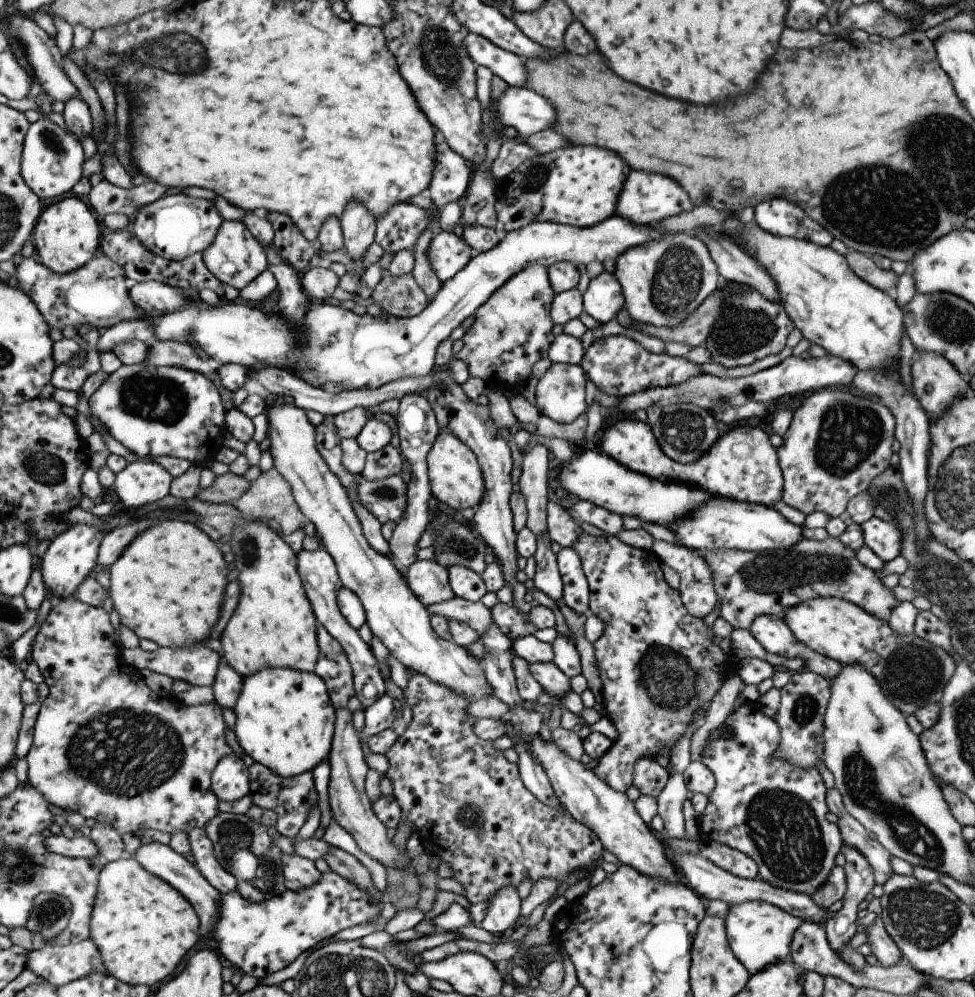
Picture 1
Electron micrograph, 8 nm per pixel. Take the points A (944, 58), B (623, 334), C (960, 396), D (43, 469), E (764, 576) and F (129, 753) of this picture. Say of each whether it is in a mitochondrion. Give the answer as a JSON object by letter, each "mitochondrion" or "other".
{"A":"other","B":"other","C":"other","D":"mitochondrion","E":"mitochondrion","F":"mitochondrion"}

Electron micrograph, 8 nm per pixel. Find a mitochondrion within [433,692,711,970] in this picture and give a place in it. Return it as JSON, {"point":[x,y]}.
{"point":[471,814]}

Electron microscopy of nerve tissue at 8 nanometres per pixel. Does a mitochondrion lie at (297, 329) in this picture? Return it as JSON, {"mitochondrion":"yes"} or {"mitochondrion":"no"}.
{"mitochondrion":"no"}

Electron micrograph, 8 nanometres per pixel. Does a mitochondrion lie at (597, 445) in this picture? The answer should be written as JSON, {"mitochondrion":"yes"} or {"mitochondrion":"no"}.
{"mitochondrion":"no"}

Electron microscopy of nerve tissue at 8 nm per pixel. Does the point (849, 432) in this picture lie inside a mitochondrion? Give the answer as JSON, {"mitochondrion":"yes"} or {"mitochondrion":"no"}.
{"mitochondrion":"yes"}

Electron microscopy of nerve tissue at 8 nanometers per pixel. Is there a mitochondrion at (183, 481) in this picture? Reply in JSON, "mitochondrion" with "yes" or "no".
{"mitochondrion":"no"}

